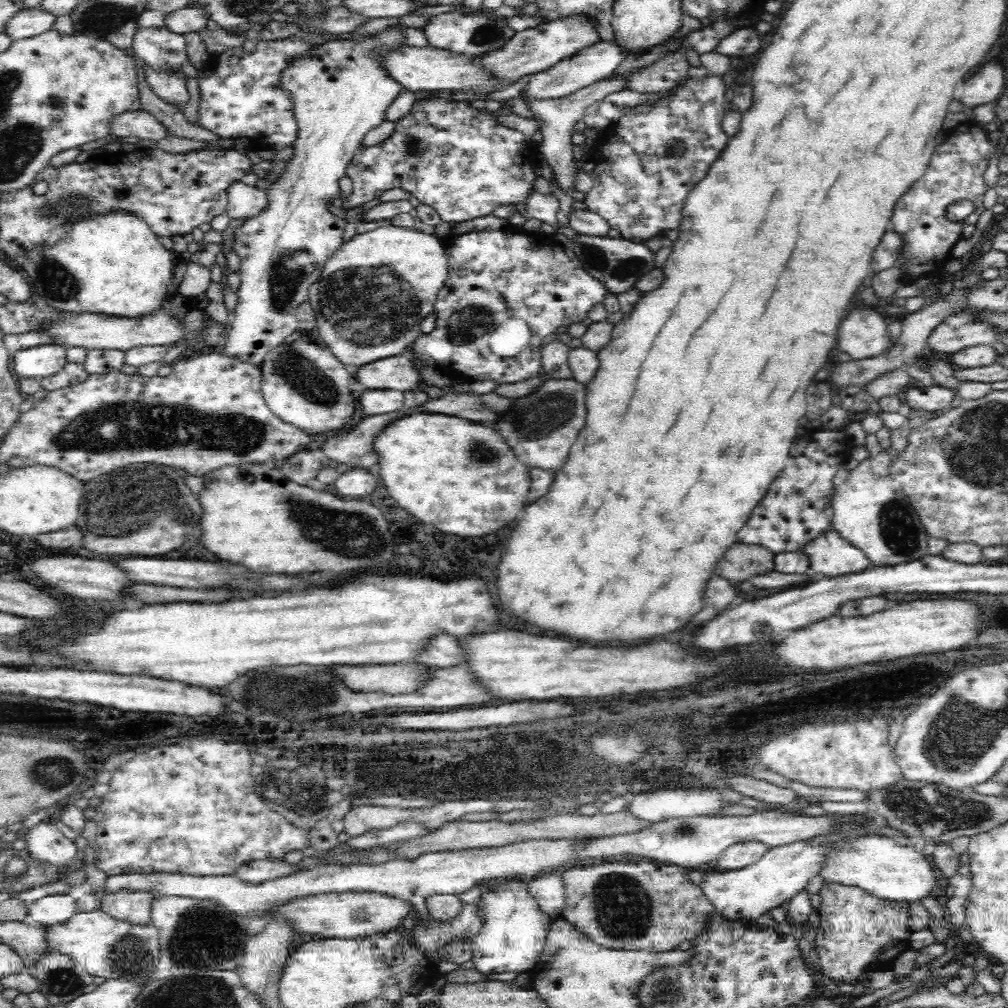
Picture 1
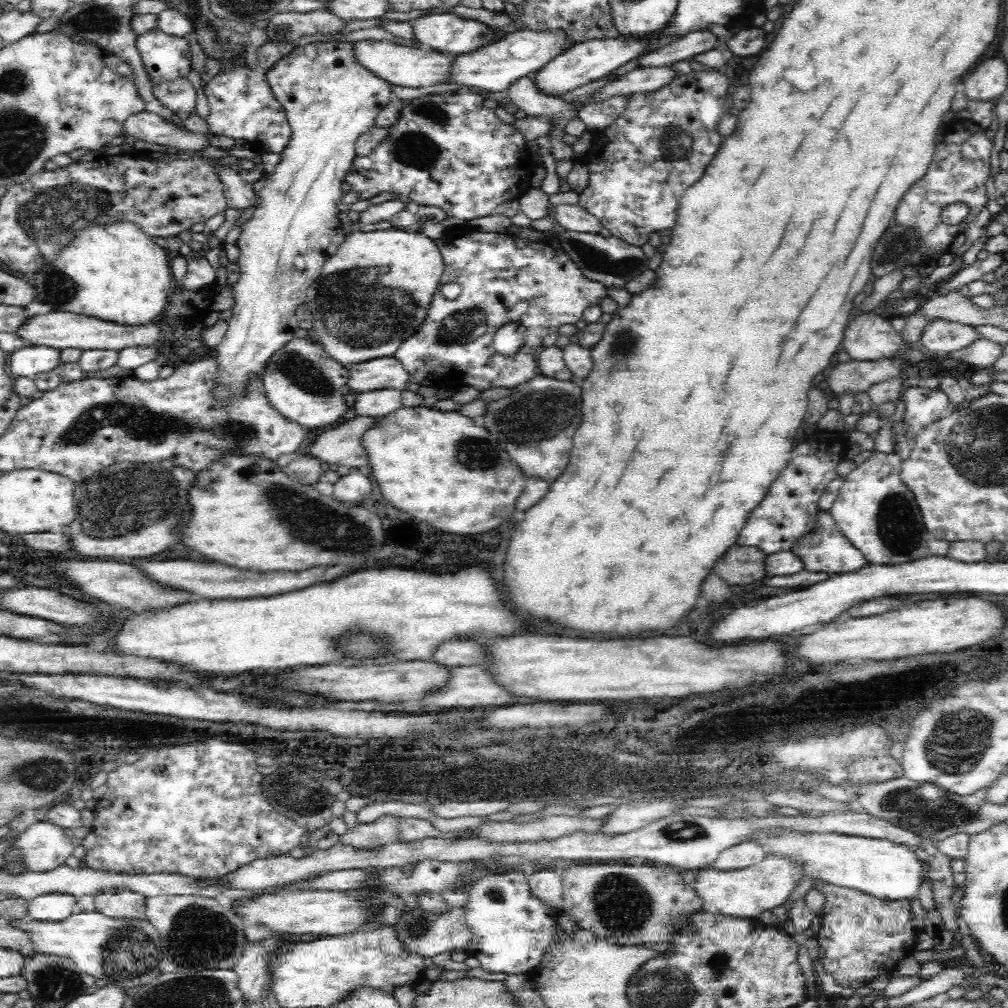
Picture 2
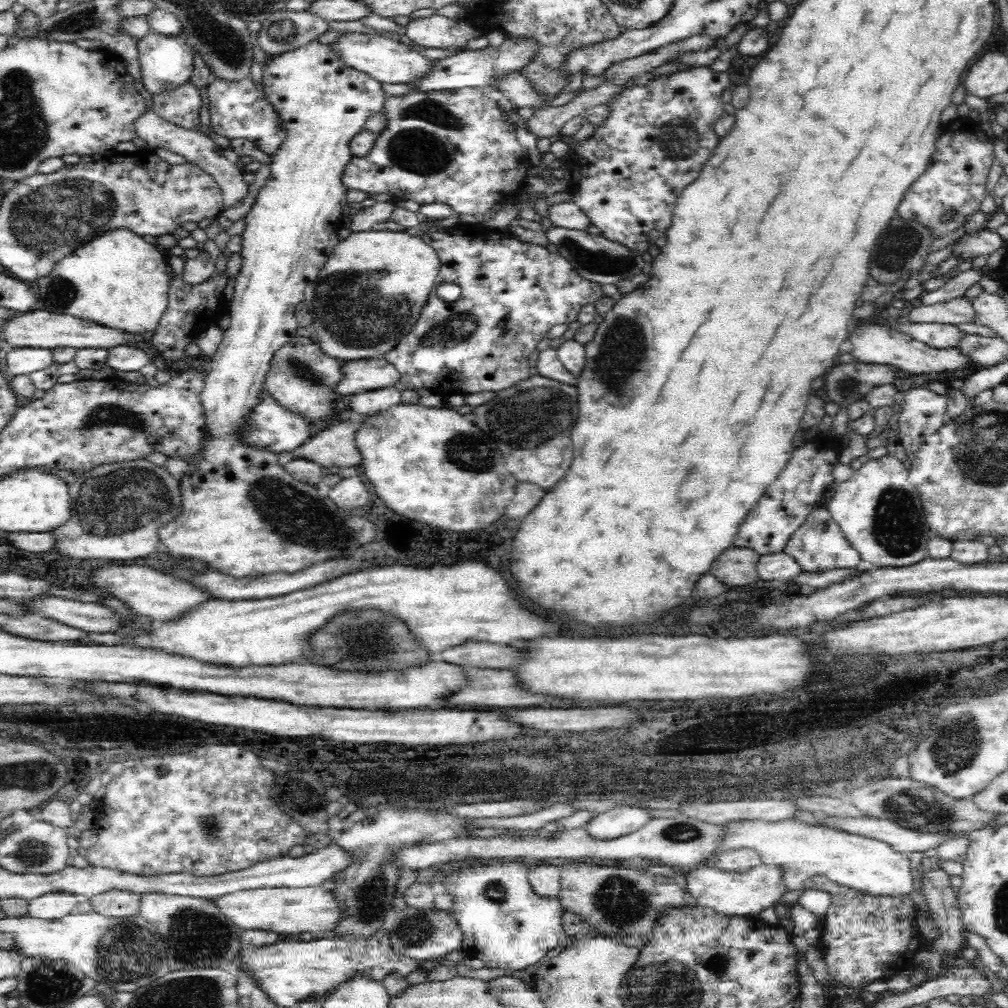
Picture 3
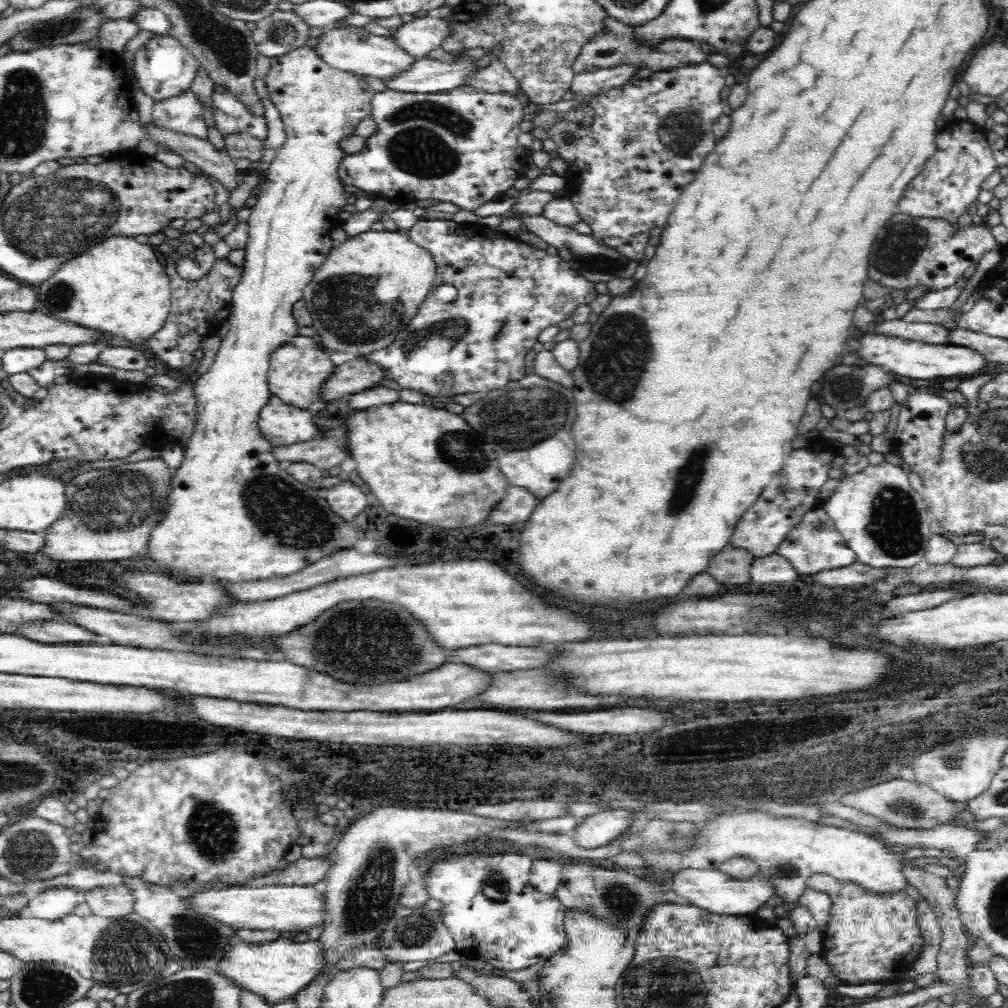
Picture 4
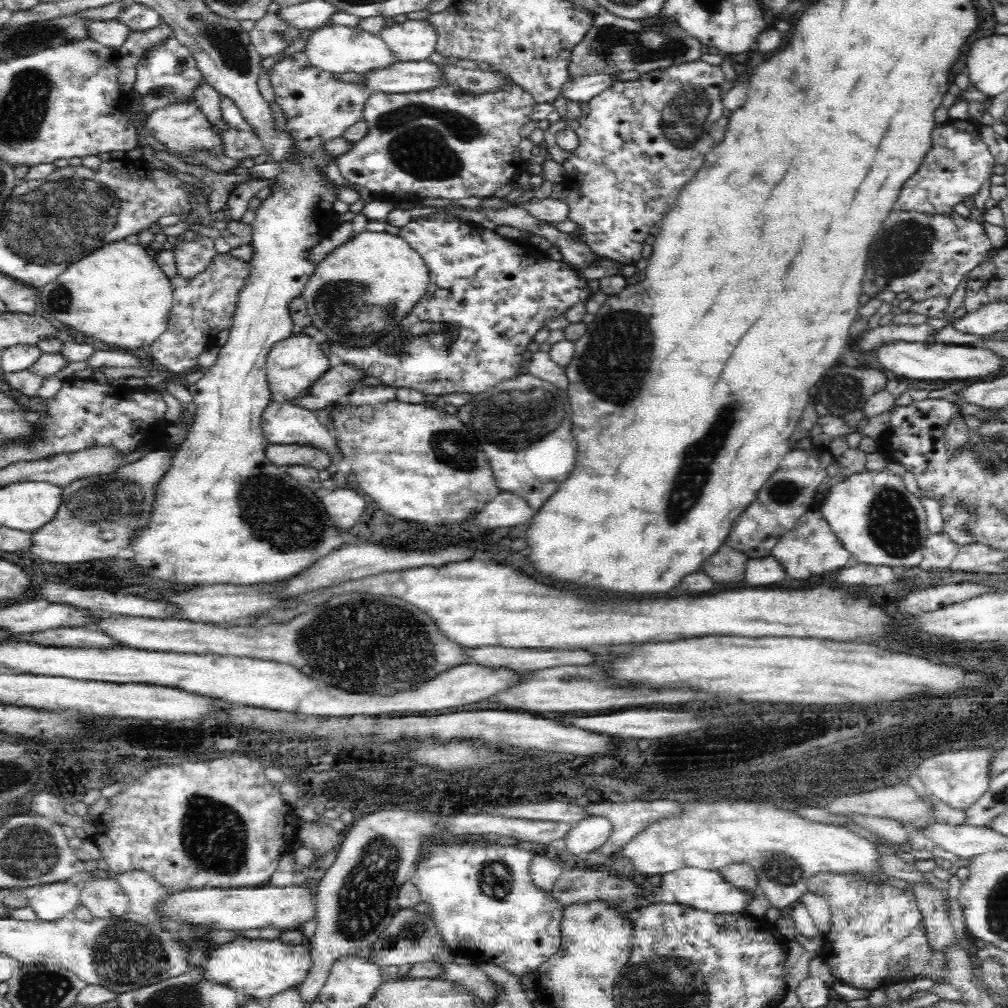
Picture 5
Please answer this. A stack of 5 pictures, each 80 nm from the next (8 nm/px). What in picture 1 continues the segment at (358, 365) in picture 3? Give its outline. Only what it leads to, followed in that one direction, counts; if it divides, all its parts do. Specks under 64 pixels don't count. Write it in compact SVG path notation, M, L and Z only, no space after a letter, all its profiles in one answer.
M409 352L383 358L354 370L356 382L370 390L401 390L403 393L420 386L420 371L410 361Z

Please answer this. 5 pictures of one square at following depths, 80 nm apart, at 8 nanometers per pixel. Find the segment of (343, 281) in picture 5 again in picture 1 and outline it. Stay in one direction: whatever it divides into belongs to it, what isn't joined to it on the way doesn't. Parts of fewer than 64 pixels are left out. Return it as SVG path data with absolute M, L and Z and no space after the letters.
M382 226L344 241L325 264L320 280L309 288L308 301L316 317L319 337L352 373L360 366L401 355L418 340L423 333L421 321L434 313L438 294L448 278L445 245L444 240L434 234L401 226Z

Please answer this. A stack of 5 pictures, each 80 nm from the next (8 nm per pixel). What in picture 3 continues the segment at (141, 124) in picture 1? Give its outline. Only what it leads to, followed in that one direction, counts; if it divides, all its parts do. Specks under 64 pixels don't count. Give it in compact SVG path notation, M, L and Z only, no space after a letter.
M152 108L146 109L131 124L133 126L136 137L142 138L144 142L148 142L155 149L162 148L171 151L186 158L187 162L194 162L202 167L212 178L219 184L222 191L224 209L230 206L238 206L246 196L248 196L248 184L244 182L242 174L244 170L239 169L235 164L228 161L224 156L218 154L215 148L217 145L200 130L185 129L180 125L168 122L165 118L156 114Z

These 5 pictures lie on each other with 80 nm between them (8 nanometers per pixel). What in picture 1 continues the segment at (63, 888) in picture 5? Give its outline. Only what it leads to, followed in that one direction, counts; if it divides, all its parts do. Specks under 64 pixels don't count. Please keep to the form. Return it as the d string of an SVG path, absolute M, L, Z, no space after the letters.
M55 893L29 902L27 909L27 921L39 927L48 928L68 922L68 919L77 913L77 901L68 893Z

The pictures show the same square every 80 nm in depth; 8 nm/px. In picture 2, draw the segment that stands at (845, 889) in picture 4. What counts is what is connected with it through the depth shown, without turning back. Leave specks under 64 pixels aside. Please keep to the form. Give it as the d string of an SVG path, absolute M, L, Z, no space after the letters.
M814 879L813 888L825 898L820 914L821 928L815 934L819 944L818 958L826 973L832 974L834 981L846 991L868 986L880 976L892 976L898 962L912 956L919 931L911 925L910 900L880 900L864 891L836 886L822 879Z

